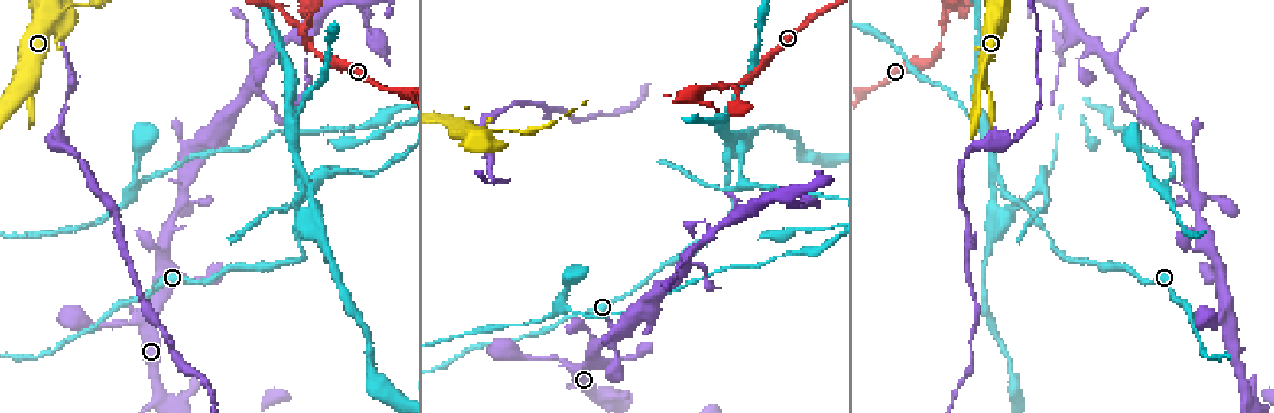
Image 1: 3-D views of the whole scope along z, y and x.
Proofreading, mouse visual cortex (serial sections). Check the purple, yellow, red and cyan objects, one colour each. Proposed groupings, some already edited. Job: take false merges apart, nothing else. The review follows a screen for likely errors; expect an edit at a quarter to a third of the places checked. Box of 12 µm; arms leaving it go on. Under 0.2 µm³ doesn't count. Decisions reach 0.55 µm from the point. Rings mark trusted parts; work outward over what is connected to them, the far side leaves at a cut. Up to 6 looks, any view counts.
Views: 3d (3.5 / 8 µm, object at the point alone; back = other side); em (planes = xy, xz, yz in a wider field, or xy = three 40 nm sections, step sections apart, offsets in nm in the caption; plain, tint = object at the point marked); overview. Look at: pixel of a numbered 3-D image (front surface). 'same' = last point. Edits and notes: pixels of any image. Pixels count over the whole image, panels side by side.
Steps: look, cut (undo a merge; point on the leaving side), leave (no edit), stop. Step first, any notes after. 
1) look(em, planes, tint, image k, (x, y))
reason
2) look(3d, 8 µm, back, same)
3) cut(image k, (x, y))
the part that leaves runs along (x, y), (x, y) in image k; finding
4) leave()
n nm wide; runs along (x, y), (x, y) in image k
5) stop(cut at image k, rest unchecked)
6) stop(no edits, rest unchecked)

look(3d, 3.5 µm, image 1, (945, 30))
three arms meet

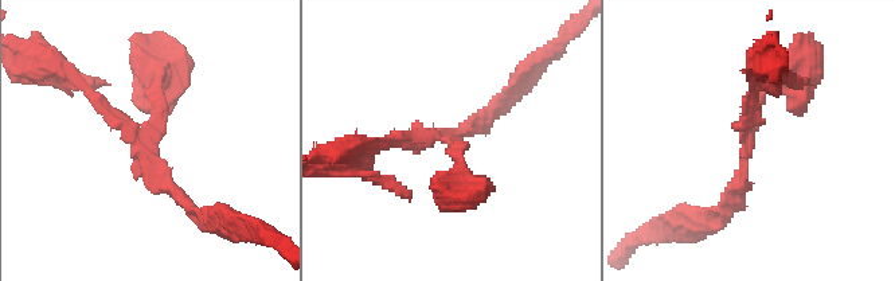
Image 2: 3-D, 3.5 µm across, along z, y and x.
look(em, xy, step 5, tint, image 2, (746, 143))
3 arms; arms of 100, 150, 150 nm; now the EM

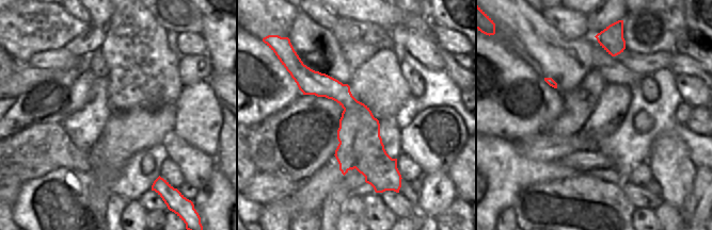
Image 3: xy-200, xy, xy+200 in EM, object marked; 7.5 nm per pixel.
leave()
runs along (304, 68), (353, 110), (375, 183) in image 3; one cell here

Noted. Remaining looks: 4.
look(3d, 3.5 µm, image 1, (21, 97))
three arms meet

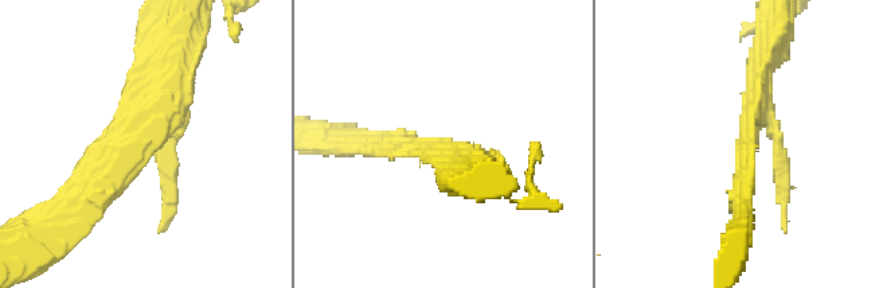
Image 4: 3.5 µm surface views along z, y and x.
look(em, xy, step 3, tint, image 4, (750, 141))

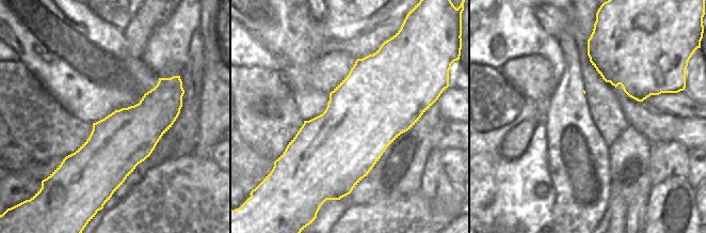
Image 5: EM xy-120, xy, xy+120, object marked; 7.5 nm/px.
leave()
runs along (175, 63), (153, 133), (83, 213) in image 4; continuous, no second cell

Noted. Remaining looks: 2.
look(3d, 3.5 µm, image 1, (732, 140))
side arm on a straight run

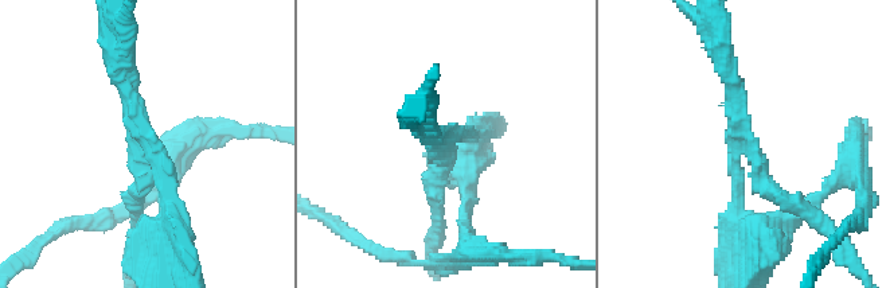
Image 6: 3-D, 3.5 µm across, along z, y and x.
cut(image 6, (159, 195))
the part that leaves runs along (148, 147), (174, 213), (168, 271) in image 6; a second cell is stuck on

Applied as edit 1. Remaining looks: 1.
stop(cut at image 6, rest unchecked)

